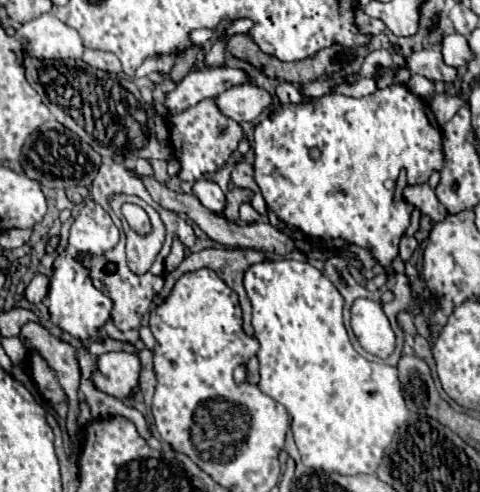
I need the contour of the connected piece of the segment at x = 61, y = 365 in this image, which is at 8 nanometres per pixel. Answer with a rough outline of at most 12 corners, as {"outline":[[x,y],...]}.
{"outline":[[42,324],[22,326],[20,340],[54,370],[68,398],[66,428],[74,436],[80,384],[76,350]]}

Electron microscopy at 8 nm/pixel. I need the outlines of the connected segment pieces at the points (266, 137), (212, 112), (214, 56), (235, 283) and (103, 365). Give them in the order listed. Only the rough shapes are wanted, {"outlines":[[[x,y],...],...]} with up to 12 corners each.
{"outlines":[[[404,84],[264,118],[254,178],[290,228],[382,268],[444,166]],[[206,98],[170,114],[184,182],[212,176],[238,148],[238,122]],[[226,32],[212,44],[206,64],[222,66],[224,64]],[[204,248],[166,276],[166,298],[174,282],[212,268],[246,306],[244,274],[268,260],[252,248]],[[100,354],[90,380],[124,400],[140,380],[140,358]]]}

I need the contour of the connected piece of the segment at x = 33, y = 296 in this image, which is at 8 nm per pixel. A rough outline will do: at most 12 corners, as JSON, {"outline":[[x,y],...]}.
{"outline":[[36,274],[24,292],[32,304],[40,304],[48,292],[48,278]]}

